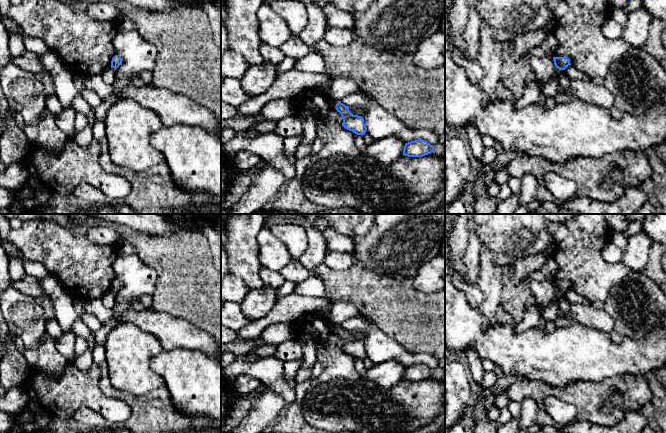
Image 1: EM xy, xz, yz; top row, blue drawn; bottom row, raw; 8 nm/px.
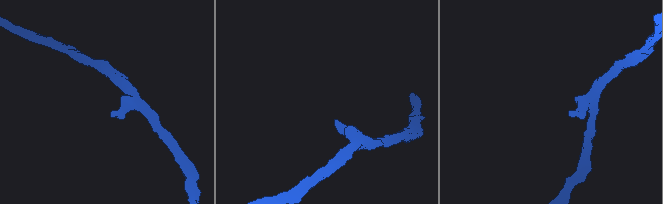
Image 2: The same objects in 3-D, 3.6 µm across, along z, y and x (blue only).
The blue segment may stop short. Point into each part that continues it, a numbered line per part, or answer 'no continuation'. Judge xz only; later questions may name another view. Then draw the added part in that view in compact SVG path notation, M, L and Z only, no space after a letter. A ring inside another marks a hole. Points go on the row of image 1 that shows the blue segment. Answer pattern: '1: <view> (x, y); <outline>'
no continuation

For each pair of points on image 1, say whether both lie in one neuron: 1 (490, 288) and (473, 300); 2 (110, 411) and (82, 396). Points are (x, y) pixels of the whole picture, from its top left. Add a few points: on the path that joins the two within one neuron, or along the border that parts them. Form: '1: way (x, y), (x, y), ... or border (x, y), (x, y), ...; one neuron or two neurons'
1: border (477, 284), (483, 294), (483, 302), (478, 308); two neurons
2: way (103, 405), (89, 396); one neuron

